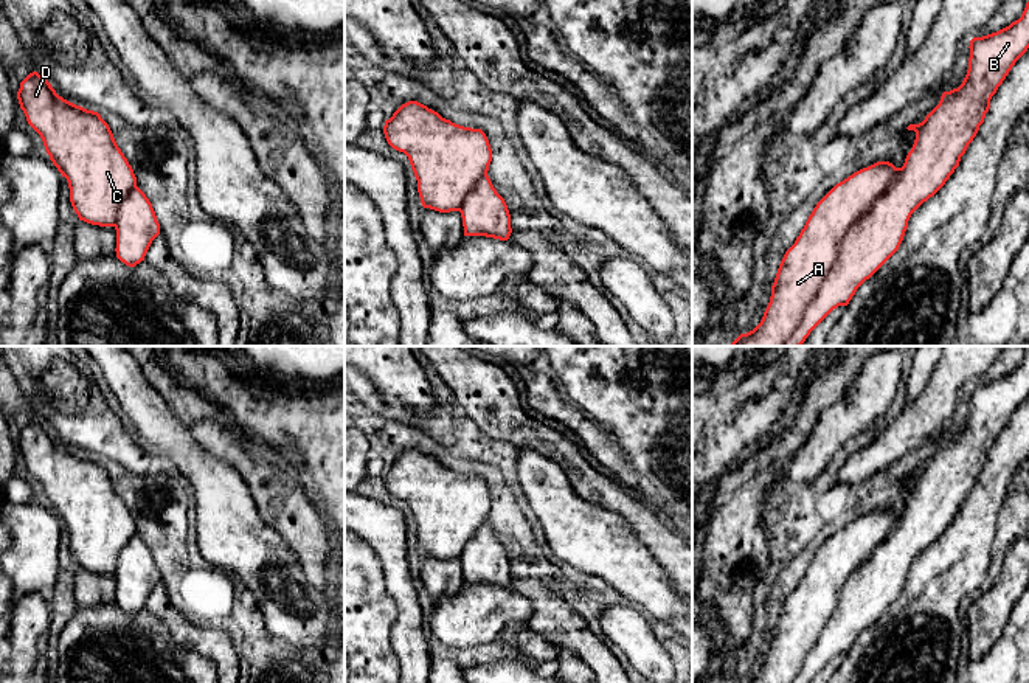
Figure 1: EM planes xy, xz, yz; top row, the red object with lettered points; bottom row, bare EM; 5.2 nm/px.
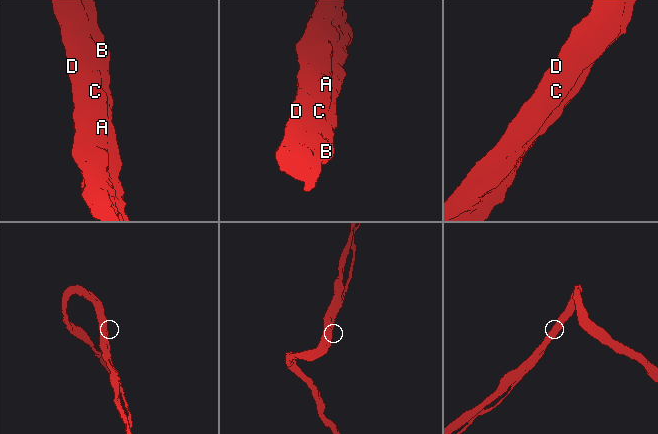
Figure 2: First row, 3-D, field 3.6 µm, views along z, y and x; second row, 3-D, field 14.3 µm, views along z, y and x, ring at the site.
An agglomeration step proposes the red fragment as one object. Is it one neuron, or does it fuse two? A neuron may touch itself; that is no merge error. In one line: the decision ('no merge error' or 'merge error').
no merge error

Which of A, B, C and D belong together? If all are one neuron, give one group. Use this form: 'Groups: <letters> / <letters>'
Groups: A B C D

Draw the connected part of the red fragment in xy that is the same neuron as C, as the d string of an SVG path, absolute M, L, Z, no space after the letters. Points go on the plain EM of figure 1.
M37 419L20 430L17 447L50 508L67 526L79 568L113 574L116 605L126 613L144 608L160 571L109 472L98 459L59 444Z

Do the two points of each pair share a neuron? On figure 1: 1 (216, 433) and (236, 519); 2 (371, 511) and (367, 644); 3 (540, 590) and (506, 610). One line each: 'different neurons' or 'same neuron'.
1: different neurons
2: different neurons
3: different neurons

